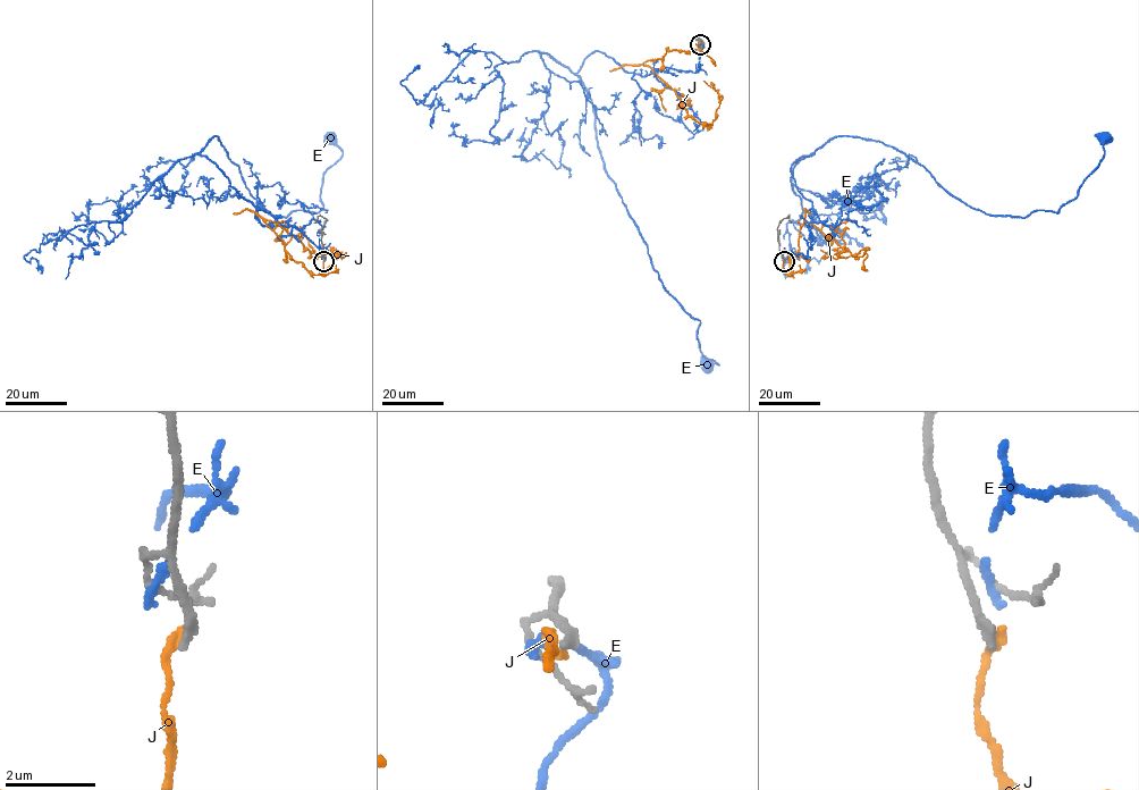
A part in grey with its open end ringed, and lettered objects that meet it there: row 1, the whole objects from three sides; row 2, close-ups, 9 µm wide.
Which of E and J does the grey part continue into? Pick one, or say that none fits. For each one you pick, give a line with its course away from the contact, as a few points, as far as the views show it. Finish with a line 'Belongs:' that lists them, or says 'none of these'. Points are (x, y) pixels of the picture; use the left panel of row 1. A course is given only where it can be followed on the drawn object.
Belongs: none of these

